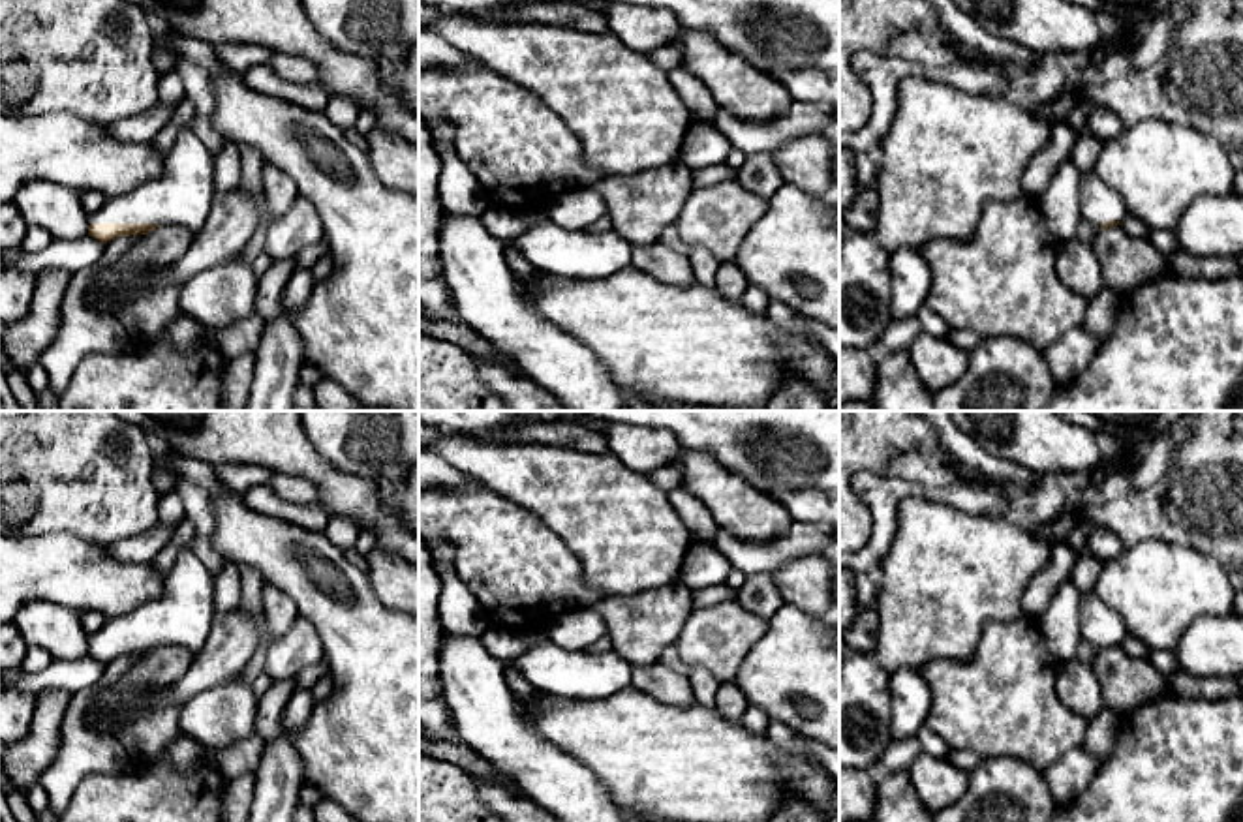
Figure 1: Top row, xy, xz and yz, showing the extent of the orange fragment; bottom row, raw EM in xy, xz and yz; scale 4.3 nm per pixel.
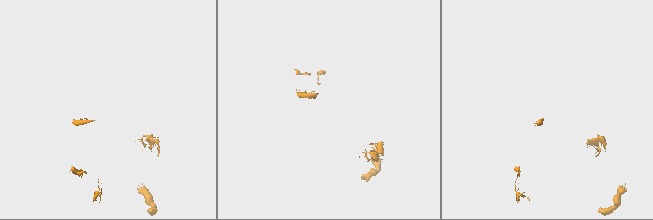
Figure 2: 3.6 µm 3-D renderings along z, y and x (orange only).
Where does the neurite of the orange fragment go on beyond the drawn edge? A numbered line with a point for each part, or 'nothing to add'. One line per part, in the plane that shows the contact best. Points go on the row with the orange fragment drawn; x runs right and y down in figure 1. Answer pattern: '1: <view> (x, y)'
1: xy (183, 194)

